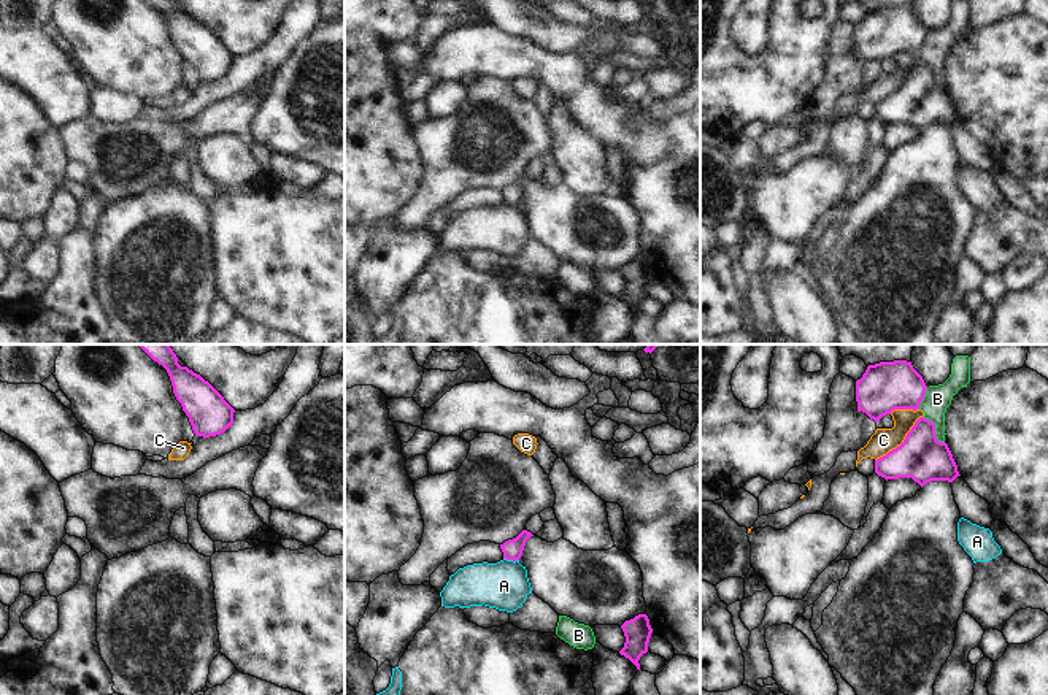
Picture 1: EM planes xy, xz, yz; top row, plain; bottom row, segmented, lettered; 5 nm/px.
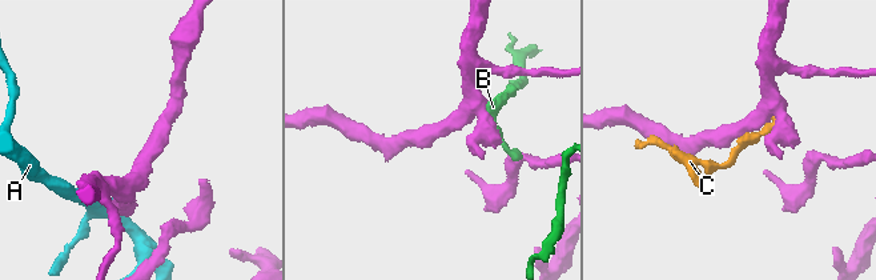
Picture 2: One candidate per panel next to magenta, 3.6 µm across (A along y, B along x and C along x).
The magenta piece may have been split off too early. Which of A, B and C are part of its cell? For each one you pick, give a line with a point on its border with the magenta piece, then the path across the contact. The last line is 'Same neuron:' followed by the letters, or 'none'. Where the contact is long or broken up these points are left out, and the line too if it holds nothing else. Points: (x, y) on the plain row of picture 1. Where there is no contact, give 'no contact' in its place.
Same neuron: none

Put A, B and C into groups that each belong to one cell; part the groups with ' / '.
A / B C

